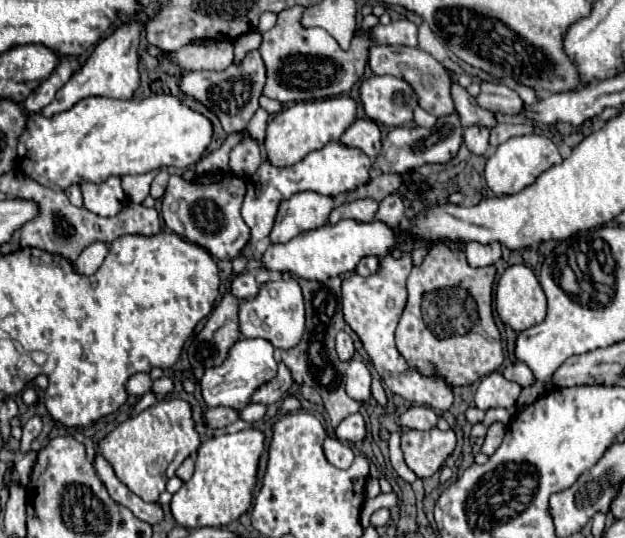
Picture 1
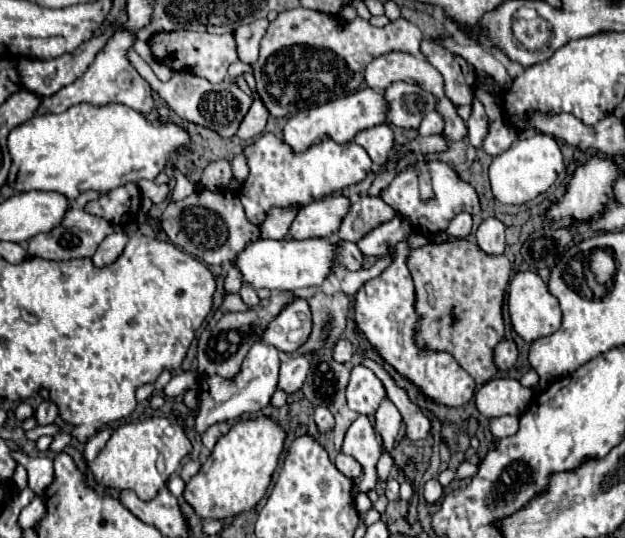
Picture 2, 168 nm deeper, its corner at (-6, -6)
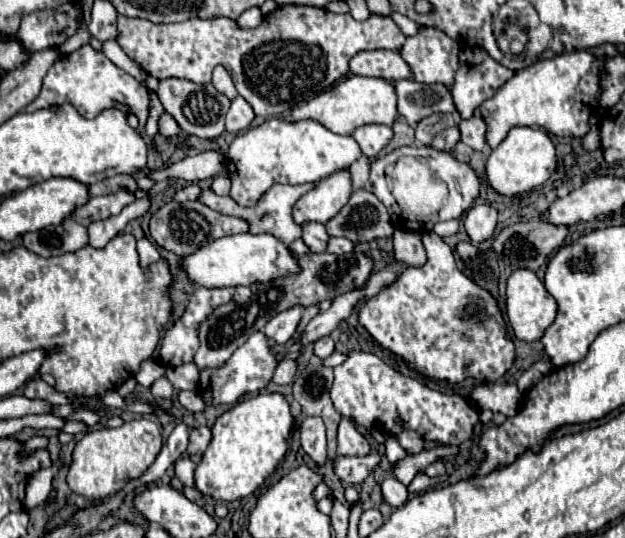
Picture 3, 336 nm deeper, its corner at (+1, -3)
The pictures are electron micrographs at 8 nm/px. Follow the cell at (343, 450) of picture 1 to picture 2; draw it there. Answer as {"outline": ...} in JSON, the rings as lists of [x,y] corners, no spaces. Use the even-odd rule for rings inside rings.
{"outline":[[[339,453],[339,455],[335,457],[335,467],[337,467],[345,477],[349,477],[349,479],[357,479],[357,477],[363,473],[363,467],[361,467],[353,457],[349,457],[349,455],[345,455],[345,453]]]}

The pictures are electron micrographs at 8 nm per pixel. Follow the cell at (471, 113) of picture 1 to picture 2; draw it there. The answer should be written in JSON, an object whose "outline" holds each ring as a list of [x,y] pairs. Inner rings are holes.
{"outline":[[[429,41],[421,43],[421,51],[425,53],[427,61],[439,69],[439,73],[445,79],[445,95],[457,105],[471,105],[473,101],[473,85],[475,85],[475,73],[471,65],[451,51],[433,45]]]}

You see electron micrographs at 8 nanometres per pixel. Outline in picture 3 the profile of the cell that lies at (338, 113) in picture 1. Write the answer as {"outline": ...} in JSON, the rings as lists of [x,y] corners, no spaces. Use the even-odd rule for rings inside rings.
{"outline":[[[352,74],[344,80],[340,80],[334,88],[318,94],[310,102],[294,108],[292,120],[306,120],[306,118],[324,124],[328,130],[332,130],[336,134],[352,134],[358,126],[364,126],[364,124],[392,126],[398,118],[394,84],[384,78],[364,78],[364,76]]]}

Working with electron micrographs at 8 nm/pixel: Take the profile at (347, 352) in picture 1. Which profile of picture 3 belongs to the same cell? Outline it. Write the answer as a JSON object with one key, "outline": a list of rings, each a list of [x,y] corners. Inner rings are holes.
{"outline":[[[324,336],[324,338],[314,342],[314,354],[318,358],[328,358],[332,352],[334,352],[334,342],[330,336]]]}

